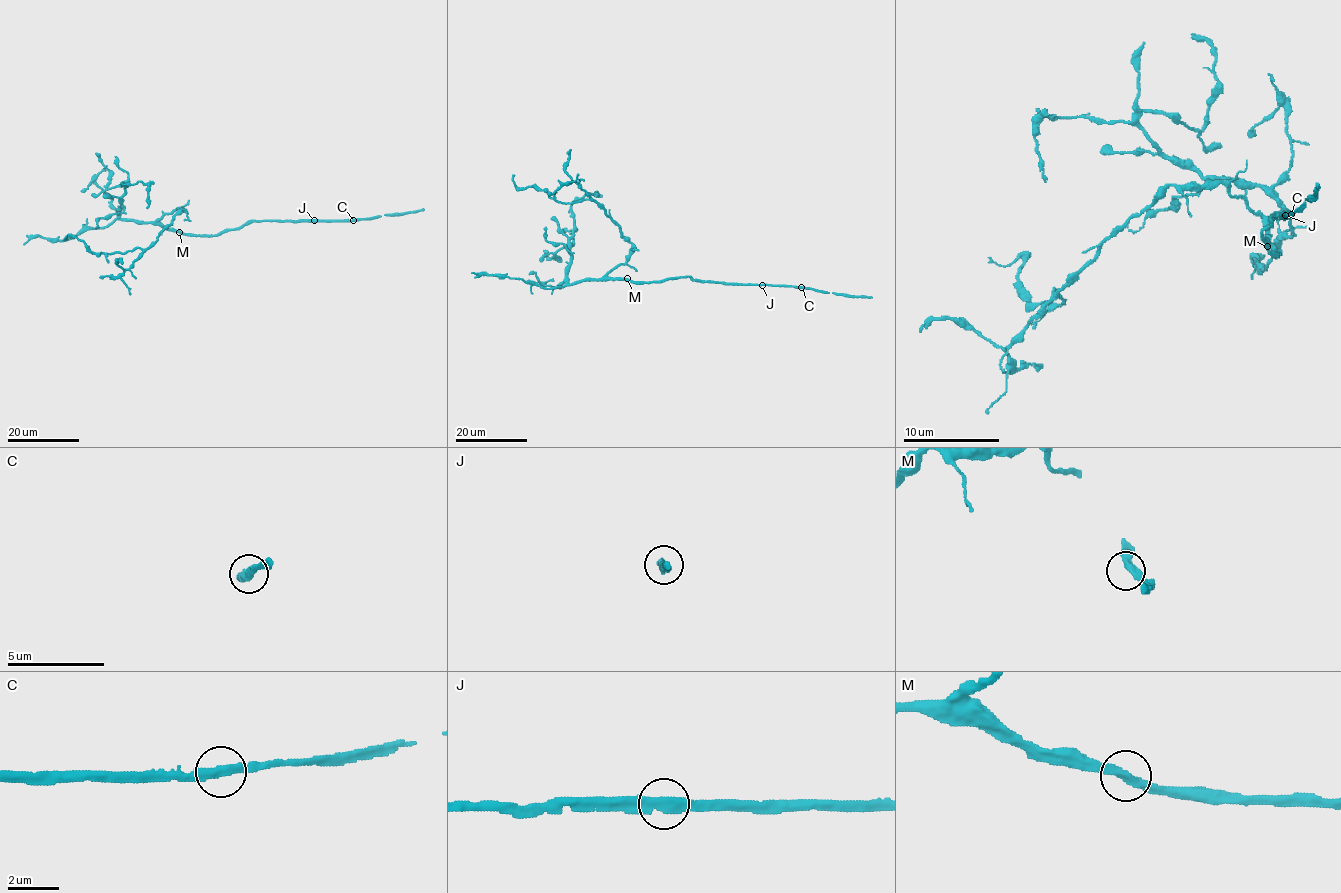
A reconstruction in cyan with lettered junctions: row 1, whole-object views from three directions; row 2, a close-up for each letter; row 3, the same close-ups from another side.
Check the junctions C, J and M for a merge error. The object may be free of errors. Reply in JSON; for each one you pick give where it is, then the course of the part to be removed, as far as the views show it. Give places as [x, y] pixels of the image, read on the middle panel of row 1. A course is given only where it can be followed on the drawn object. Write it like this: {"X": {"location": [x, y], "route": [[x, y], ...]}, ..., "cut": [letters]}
{"cut": []}

